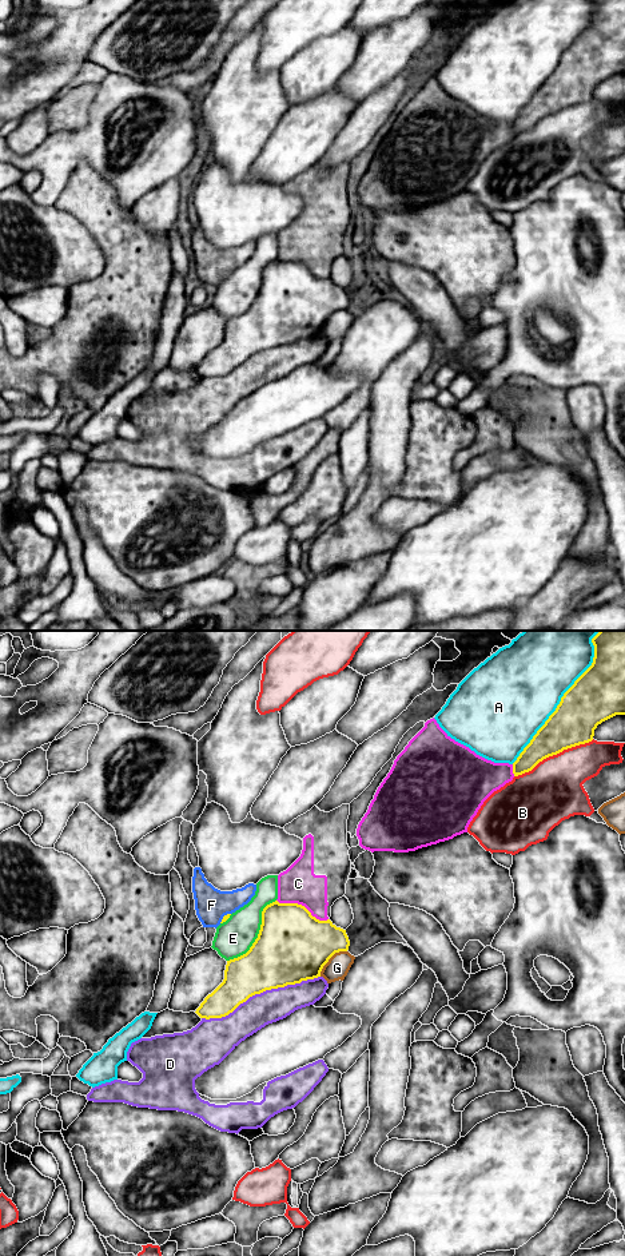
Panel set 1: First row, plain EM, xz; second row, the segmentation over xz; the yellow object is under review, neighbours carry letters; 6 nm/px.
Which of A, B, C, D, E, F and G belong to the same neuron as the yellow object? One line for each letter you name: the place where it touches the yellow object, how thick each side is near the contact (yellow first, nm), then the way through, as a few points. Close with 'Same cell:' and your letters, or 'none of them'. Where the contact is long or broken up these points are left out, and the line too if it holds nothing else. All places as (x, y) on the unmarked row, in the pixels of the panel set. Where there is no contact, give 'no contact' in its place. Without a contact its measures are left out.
Same cell: none of them

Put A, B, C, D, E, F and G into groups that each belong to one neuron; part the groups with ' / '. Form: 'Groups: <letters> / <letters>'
Groups: A / B / C / D / E / F / G

